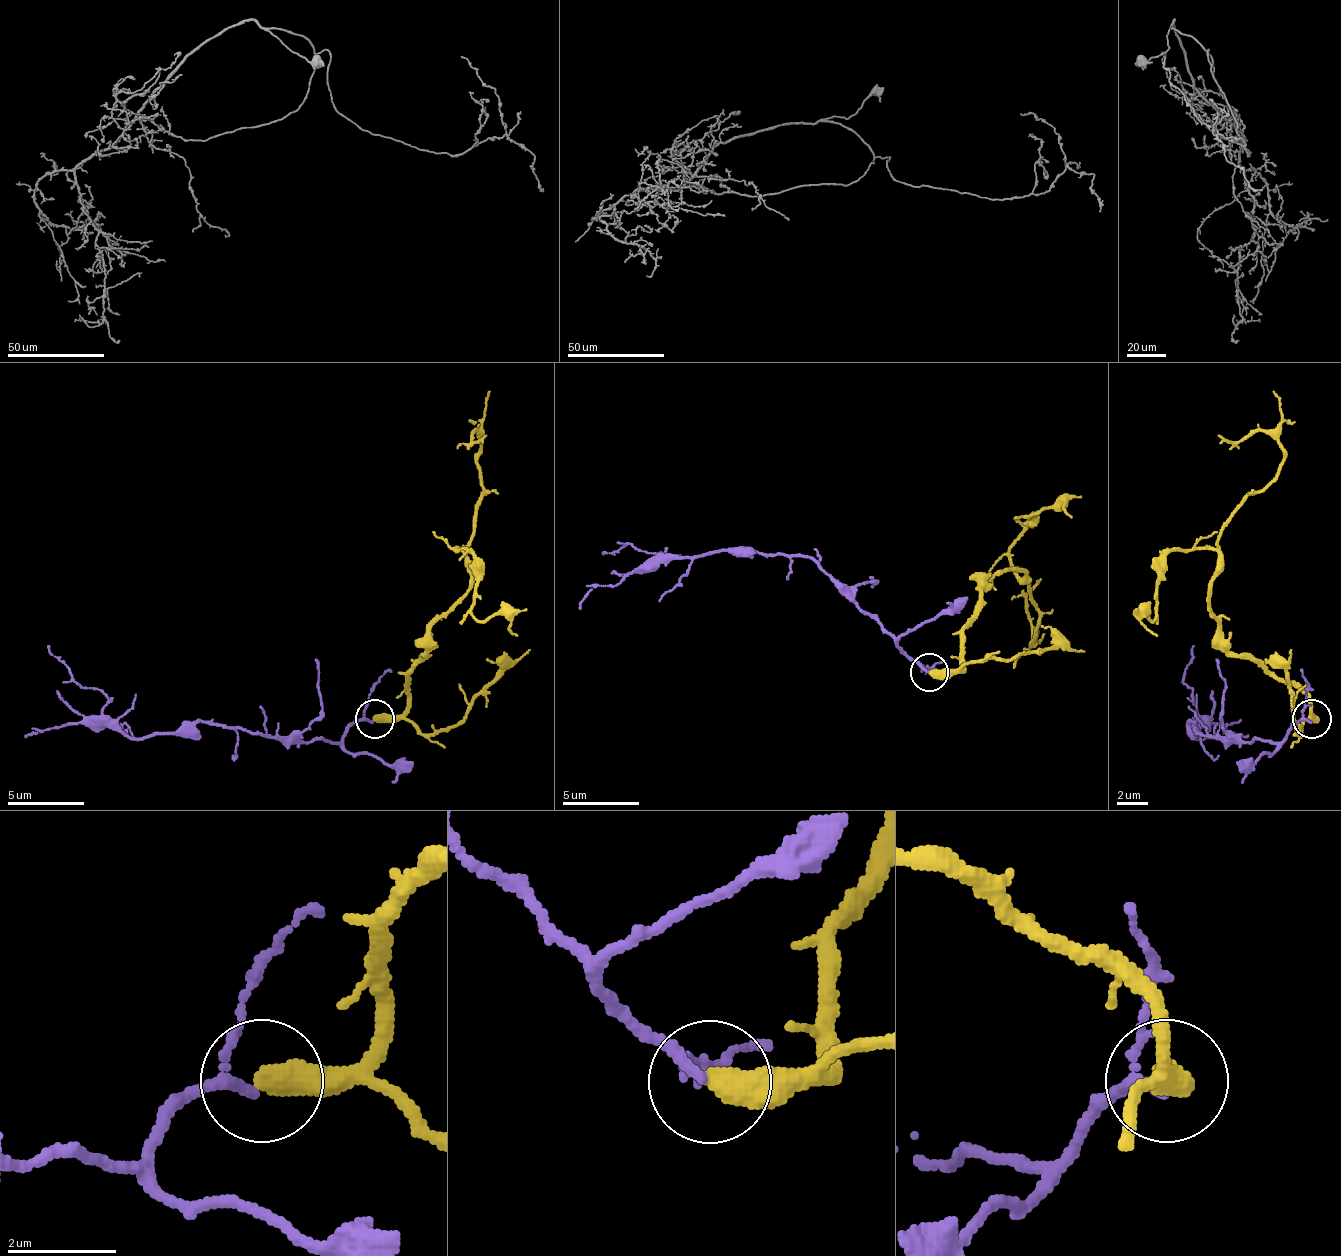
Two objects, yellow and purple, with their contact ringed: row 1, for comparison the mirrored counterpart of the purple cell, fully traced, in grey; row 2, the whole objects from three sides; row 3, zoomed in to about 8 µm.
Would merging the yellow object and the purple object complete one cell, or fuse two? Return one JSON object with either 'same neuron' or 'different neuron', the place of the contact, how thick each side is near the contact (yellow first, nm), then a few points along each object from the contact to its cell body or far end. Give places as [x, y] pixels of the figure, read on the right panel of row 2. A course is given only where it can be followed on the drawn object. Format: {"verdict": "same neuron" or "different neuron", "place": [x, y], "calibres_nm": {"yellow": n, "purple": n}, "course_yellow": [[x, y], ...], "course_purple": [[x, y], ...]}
{"verdict": "different neuron", "place": [1312, 718], "calibres_nm": {"yellow": 500, "purple": 160}, "course_yellow": [[1313, 717], [1309, 702], [1220, 637], [1220, 617], [1209, 606], [1220, 525], [1282, 459], [1266, 432], [1216, 436]], "course_purple": [[1313, 721], [1297, 721], [1278, 741], [1197, 733], [1189, 721], [1189, 733], [1197, 737], [1186, 683], [1193, 644]]}

